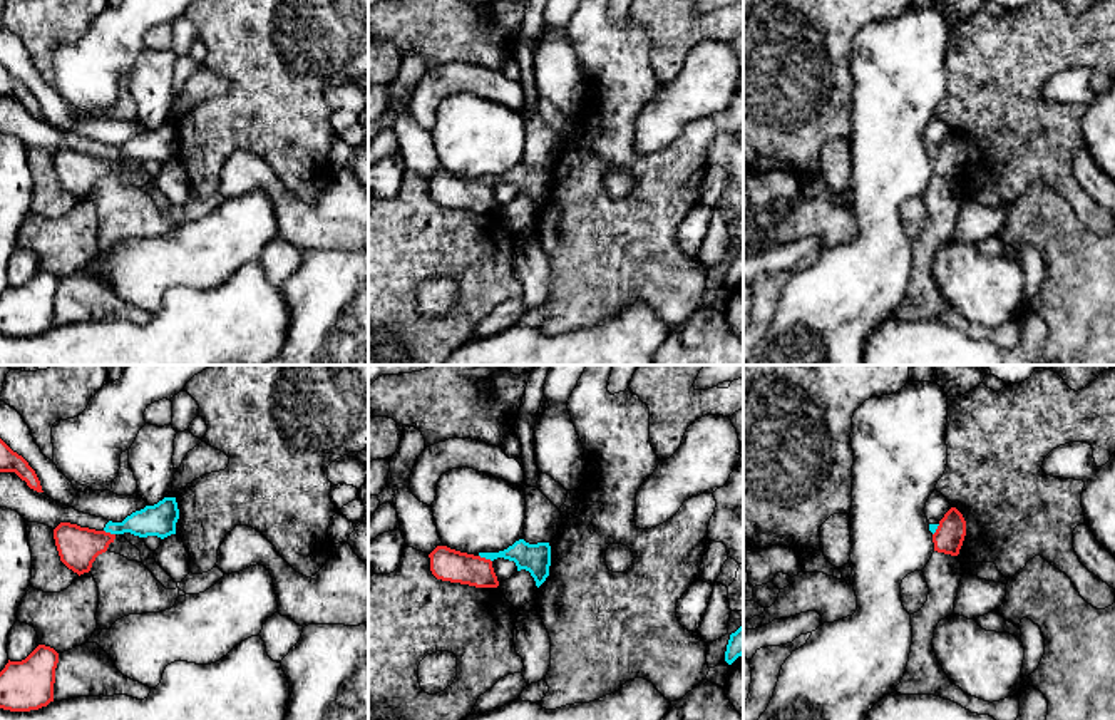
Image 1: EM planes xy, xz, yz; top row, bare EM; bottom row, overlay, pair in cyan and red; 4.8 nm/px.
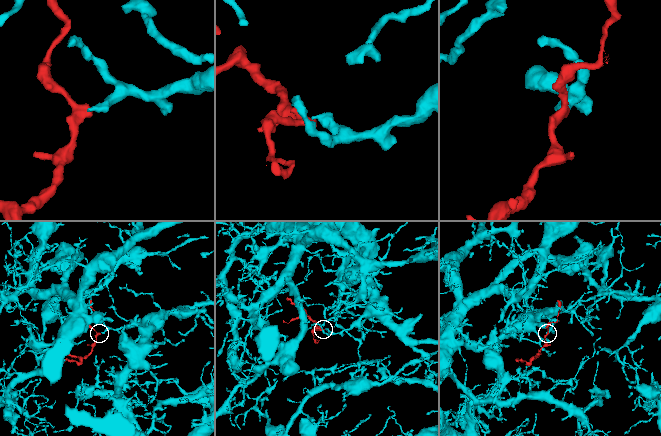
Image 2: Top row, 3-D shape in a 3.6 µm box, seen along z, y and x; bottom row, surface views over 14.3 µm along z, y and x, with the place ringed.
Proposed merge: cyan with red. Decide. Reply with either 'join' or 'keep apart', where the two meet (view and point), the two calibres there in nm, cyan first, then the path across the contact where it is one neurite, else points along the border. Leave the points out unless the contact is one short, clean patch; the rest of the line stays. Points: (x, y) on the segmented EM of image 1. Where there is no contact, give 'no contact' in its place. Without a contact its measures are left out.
keep apart | xz (486, 558) | 140/160 nm | along xz (479, 555), (491, 561)

